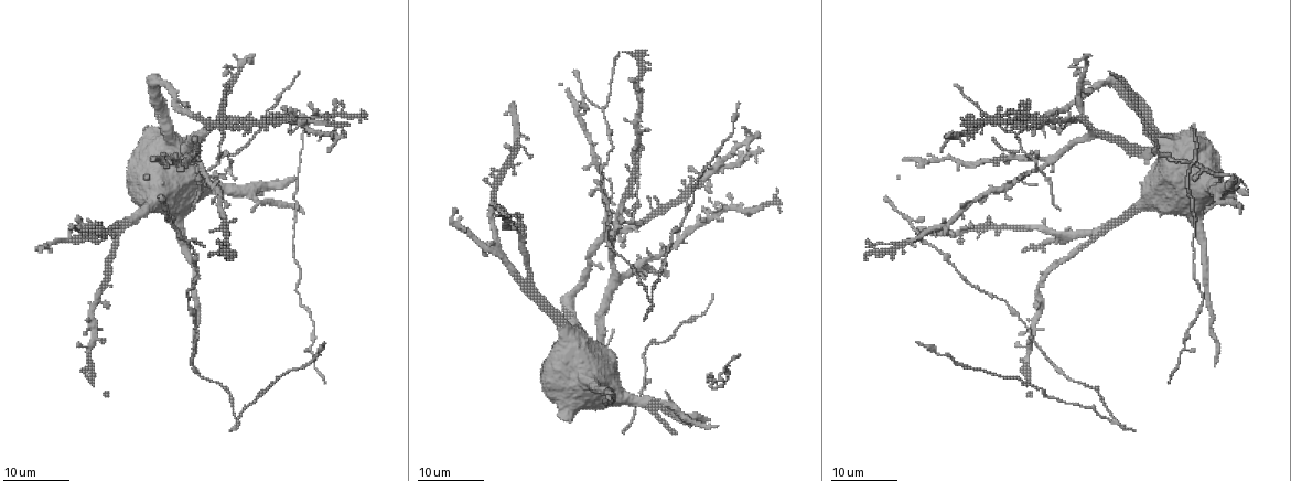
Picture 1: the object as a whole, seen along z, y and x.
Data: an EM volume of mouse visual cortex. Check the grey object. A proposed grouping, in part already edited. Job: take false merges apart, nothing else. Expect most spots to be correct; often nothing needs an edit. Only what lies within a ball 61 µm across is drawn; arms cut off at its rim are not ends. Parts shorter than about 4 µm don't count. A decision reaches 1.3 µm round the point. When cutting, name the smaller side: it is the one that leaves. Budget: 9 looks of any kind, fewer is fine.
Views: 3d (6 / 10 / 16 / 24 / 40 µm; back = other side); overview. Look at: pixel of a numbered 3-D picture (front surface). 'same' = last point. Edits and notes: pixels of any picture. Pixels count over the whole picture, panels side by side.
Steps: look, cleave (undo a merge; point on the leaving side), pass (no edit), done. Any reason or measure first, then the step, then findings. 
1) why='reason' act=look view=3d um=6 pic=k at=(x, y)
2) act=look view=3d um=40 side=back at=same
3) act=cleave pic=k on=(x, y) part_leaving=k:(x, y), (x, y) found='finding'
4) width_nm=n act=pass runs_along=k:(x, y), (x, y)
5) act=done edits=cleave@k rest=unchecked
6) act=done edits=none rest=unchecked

why='thin arm on a thick one' act=look view=3d um=24 pic=1 at=(1039, 169)

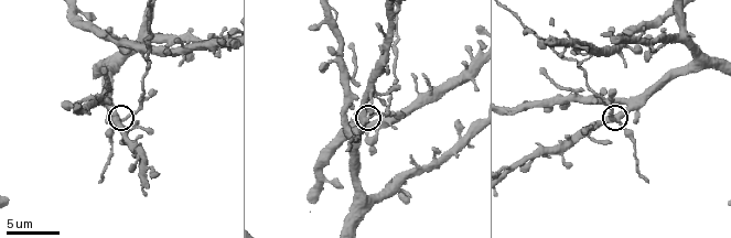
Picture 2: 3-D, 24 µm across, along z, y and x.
act=look view=3d um=10 pic=2 at=(369, 116)

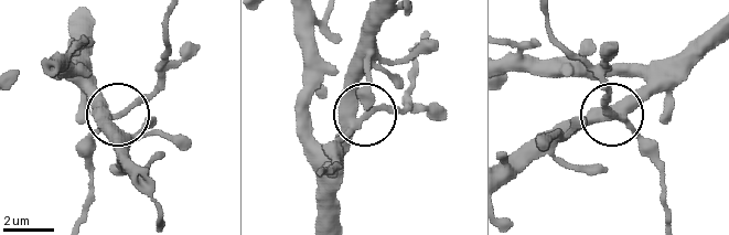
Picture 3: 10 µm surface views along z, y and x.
width_nm=400 act=cleave pic=3 on=(136, 105) part_leaving=3:(357, 124), (405, 105), (417, 43) found='a second neuron is stuck on'

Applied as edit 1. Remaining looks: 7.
act=look view=overview

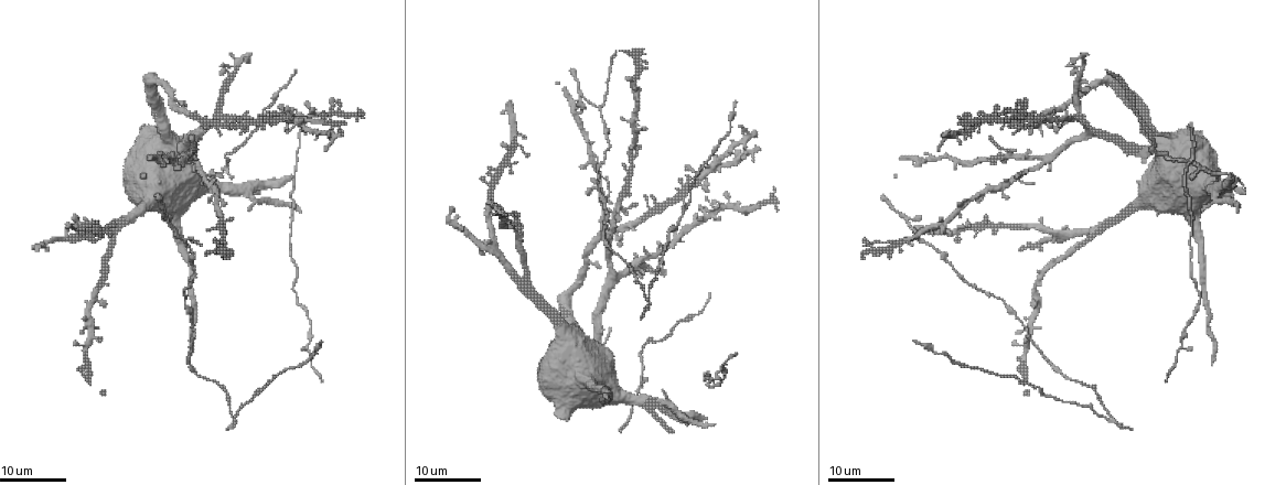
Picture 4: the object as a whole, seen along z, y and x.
why='four arms meet' act=look view=3d um=24 pic=4 at=(192, 153)

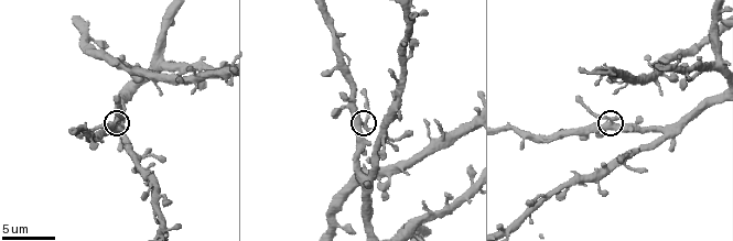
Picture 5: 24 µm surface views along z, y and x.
why='closer look' act=look view=3d um=6 pic=5 at=(608, 122)

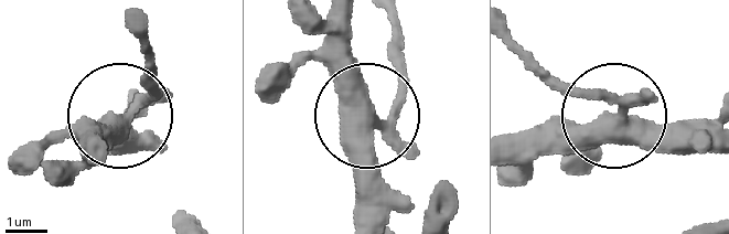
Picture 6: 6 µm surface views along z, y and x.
arms=4 act=pass runs_along=6:(718, 134), (633, 130), (532, 53) found='continuous, no second neuron'

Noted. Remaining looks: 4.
why='arms part here' act=look view=3d um=16 pic=4 at=(598, 107)

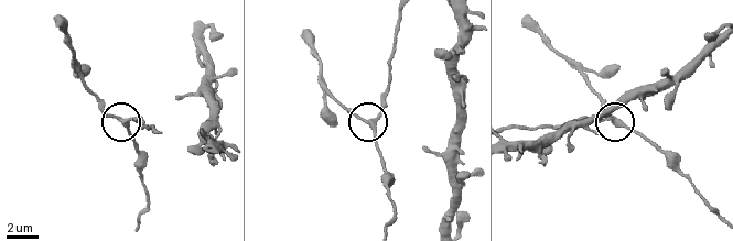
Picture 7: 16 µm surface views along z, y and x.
act=look view=3d um=10 pic=7 at=(615, 121)

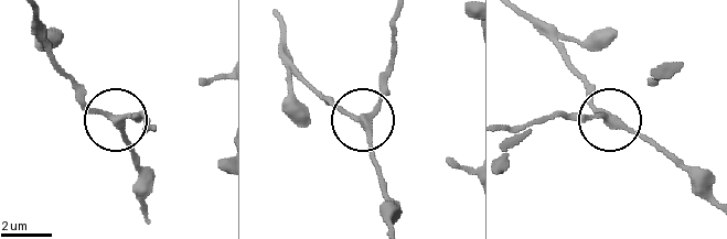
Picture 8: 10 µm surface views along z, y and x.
act=pass runs_along=8:(506, 128), (557, 117), (608, 117), (573, 75) found='all the same neuron'

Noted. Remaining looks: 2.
act=look view=3d um=24 pic=4 at=(1213, 180)

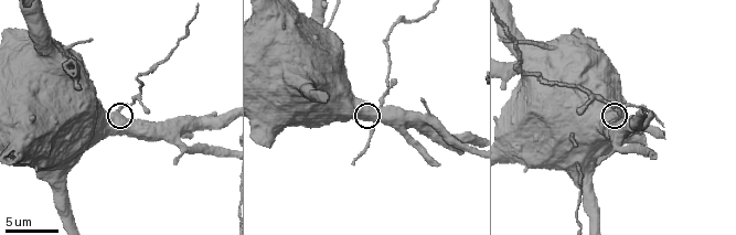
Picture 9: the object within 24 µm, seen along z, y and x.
act=look view=3d um=10 pic=9 at=(610, 116)

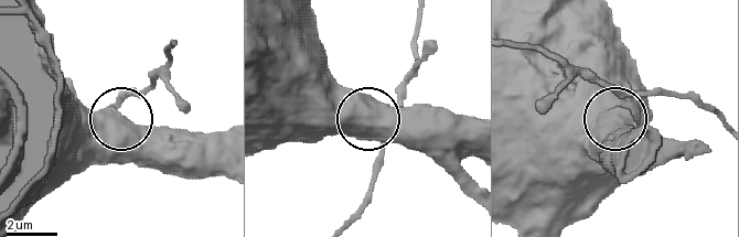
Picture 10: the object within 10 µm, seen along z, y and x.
width_nm=420 act=pass found='continuous, no second neuron'

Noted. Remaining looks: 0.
act=done edits=cleave@3 rest=unchecked

